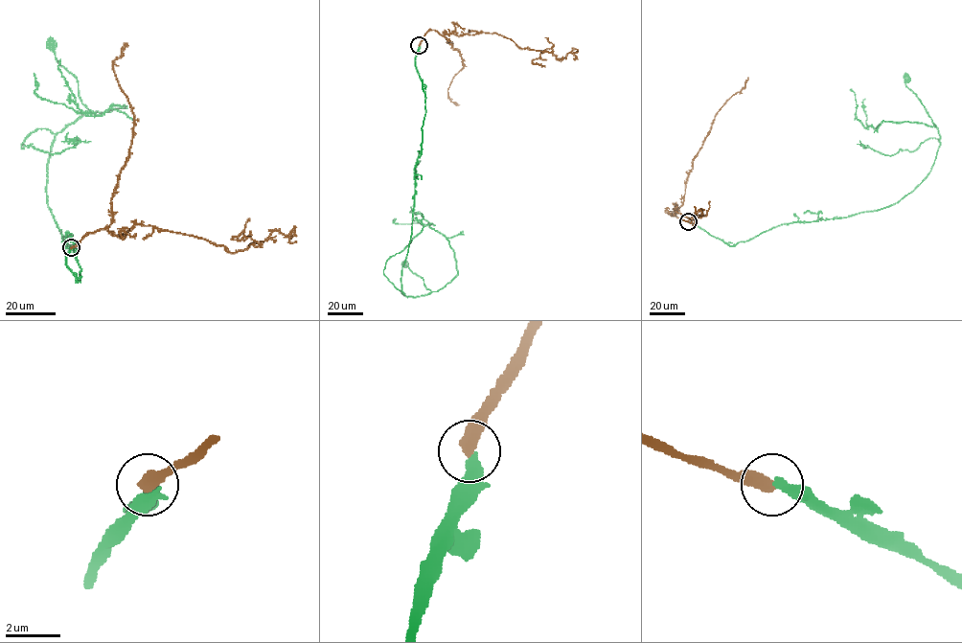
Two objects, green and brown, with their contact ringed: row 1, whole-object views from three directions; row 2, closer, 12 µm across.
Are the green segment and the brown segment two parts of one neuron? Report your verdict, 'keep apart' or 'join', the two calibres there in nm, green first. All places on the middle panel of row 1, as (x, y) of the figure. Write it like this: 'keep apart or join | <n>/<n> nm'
keep apart | 400/500 nm

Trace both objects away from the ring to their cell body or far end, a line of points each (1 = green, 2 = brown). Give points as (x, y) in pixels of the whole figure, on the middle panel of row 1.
1: (420, 45), (415, 66), (425, 115), (401, 278), (407, 297), (428, 294), (423, 279), (404, 264)
2: (419, 45), (431, 30), (442, 35), (497, 34), (521, 48), (550, 52), (551, 49), (532, 61), (545, 67)

